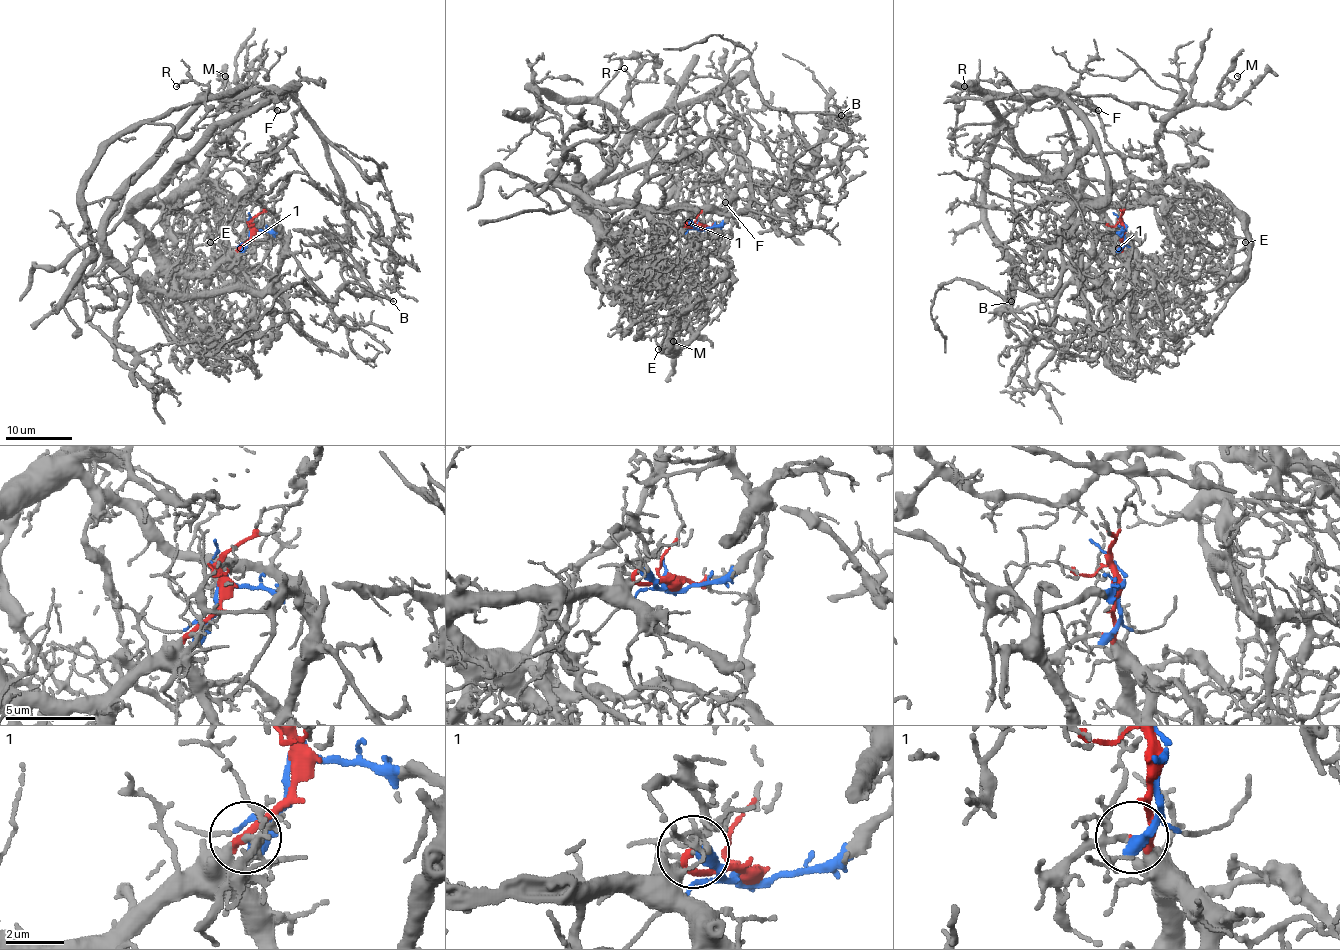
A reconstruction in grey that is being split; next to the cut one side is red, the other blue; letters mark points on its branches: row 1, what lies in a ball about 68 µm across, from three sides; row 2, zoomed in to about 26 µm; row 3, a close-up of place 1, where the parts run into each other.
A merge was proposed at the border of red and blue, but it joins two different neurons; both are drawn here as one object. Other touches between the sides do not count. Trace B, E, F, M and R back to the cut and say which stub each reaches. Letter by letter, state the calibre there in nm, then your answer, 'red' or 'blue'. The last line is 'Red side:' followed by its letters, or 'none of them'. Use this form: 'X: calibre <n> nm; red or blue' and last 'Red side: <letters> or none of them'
B: calibre 200 nm; blue
E: calibre 100 nm; red
F: calibre 150 nm; blue
M: calibre 100 nm; red
R: calibre 120 nm; blue
Red side: E, M

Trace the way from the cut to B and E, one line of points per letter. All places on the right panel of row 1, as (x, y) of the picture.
B: (1125, 229), (1095, 243), (1100, 293), (1043, 90), (1105, 194), (1056, 288), (1011, 301)
E: (1123, 229), (1115, 248), (1118, 211), (1105, 199), (1120, 183), (1199, 184), (1229, 203), (1245, 243)

